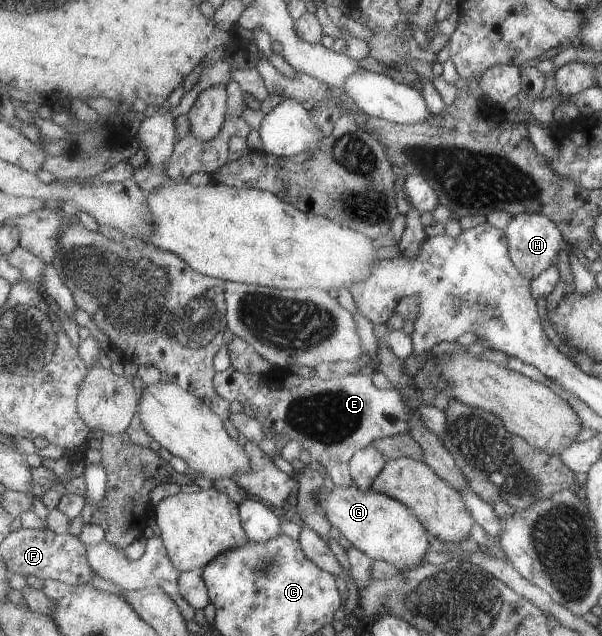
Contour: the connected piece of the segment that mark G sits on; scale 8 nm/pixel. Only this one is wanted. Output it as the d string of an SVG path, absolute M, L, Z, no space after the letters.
M334 486L332 491L324 489L318 491L320 509L328 515L332 525L336 527L353 547L361 549L373 560L384 560L396 565L402 571L422 566L428 557L430 541L428 541L428 527L420 521L420 517L410 511L397 499L378 493L373 489L364 491L354 487Z

